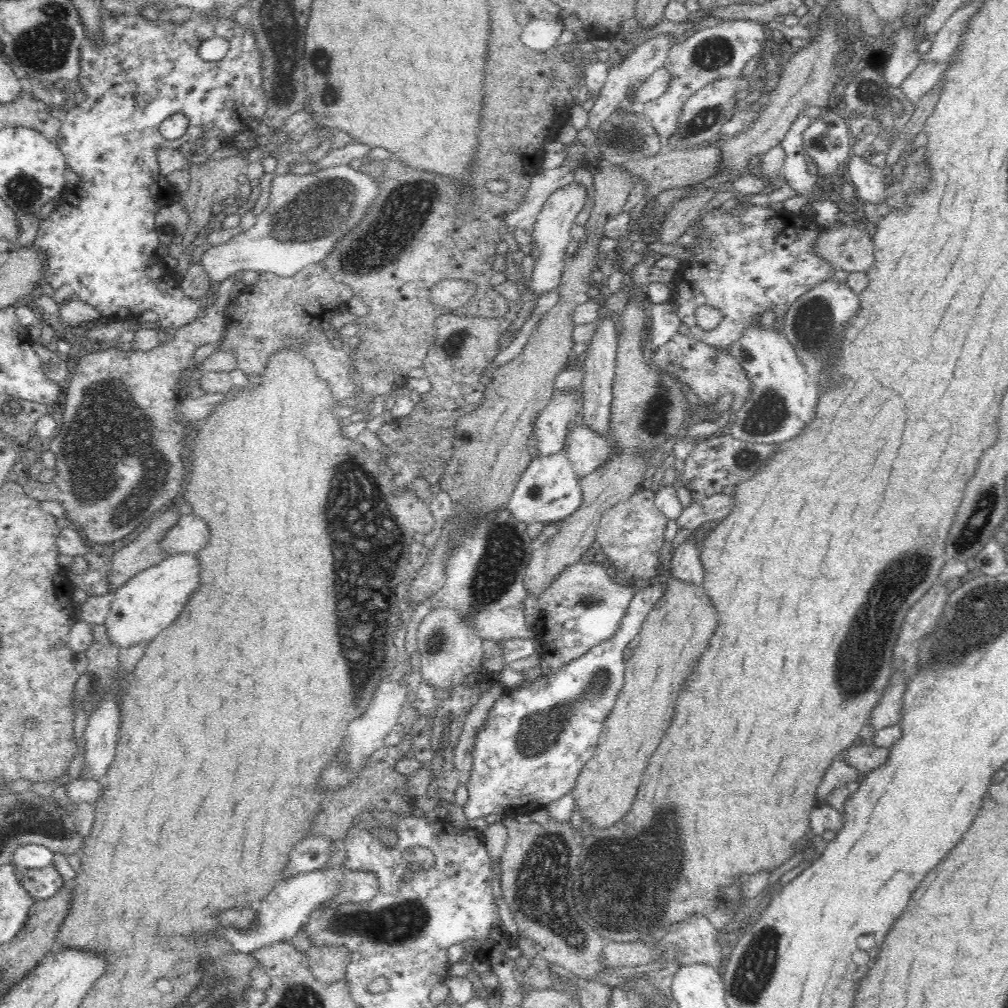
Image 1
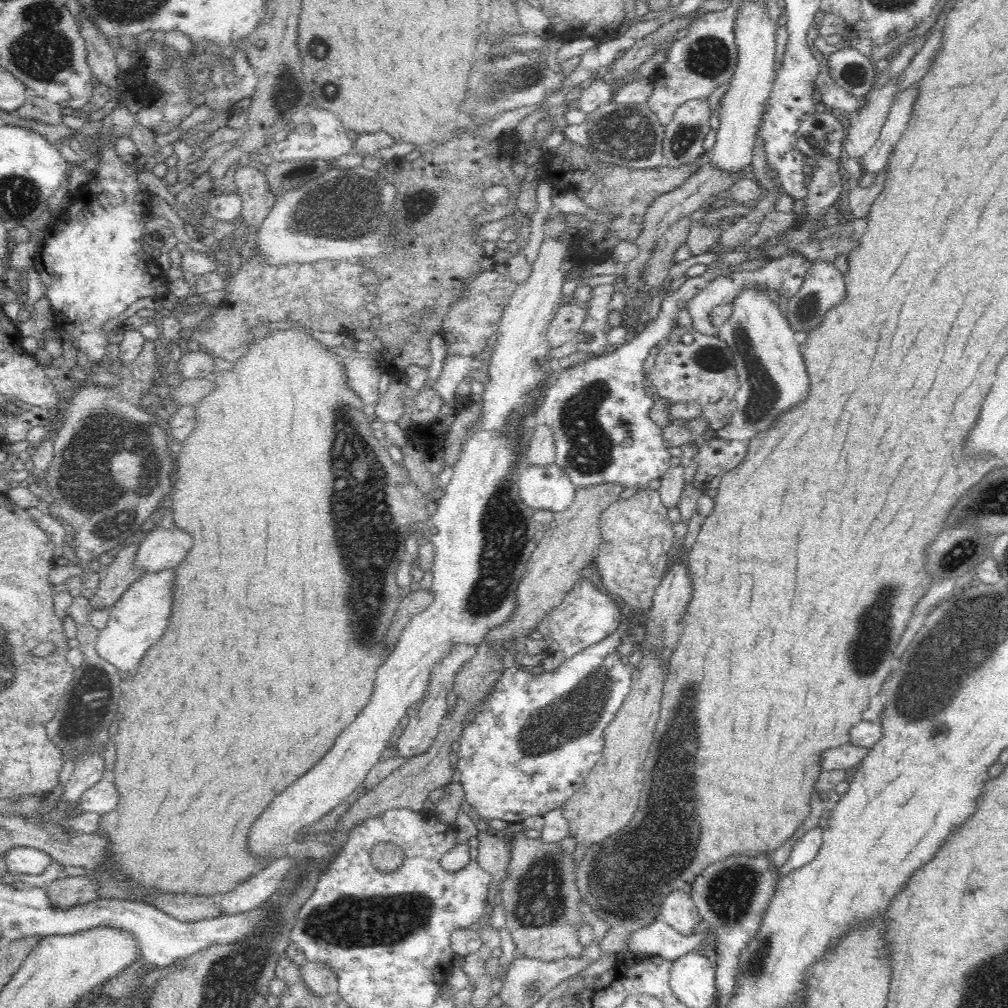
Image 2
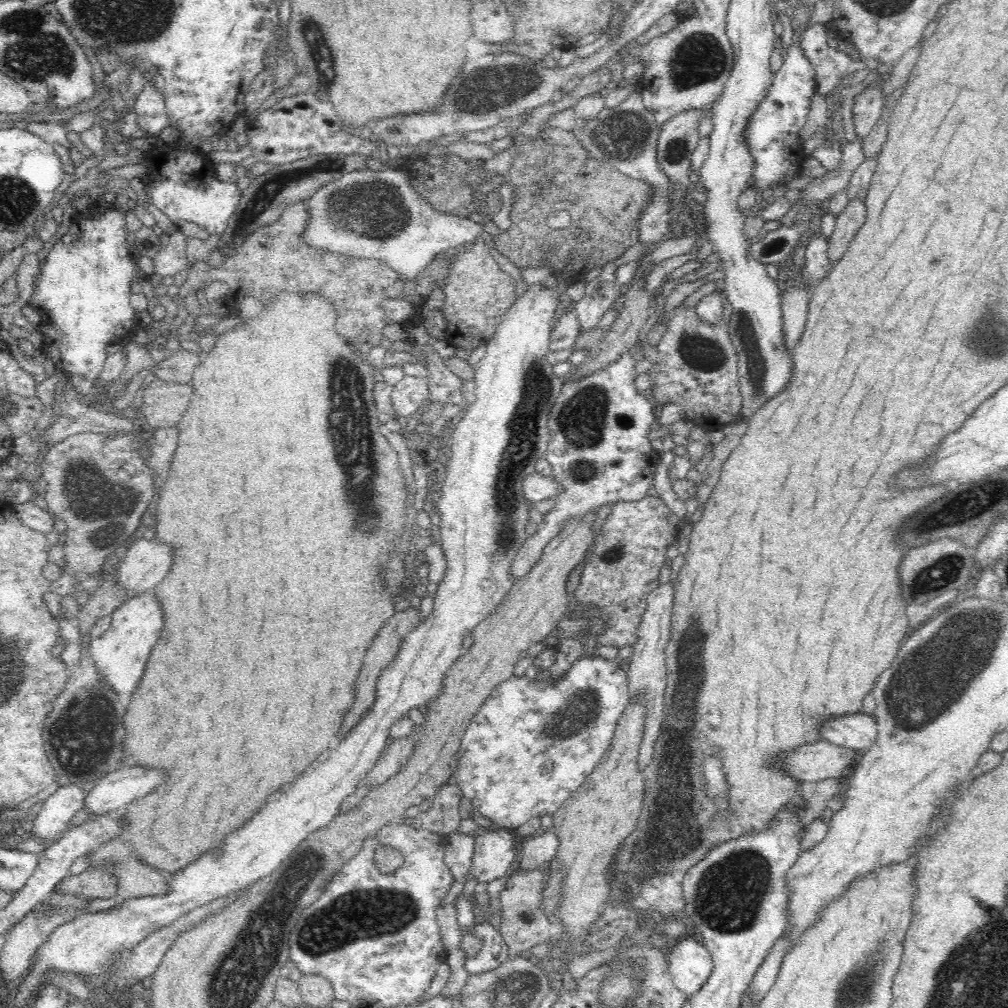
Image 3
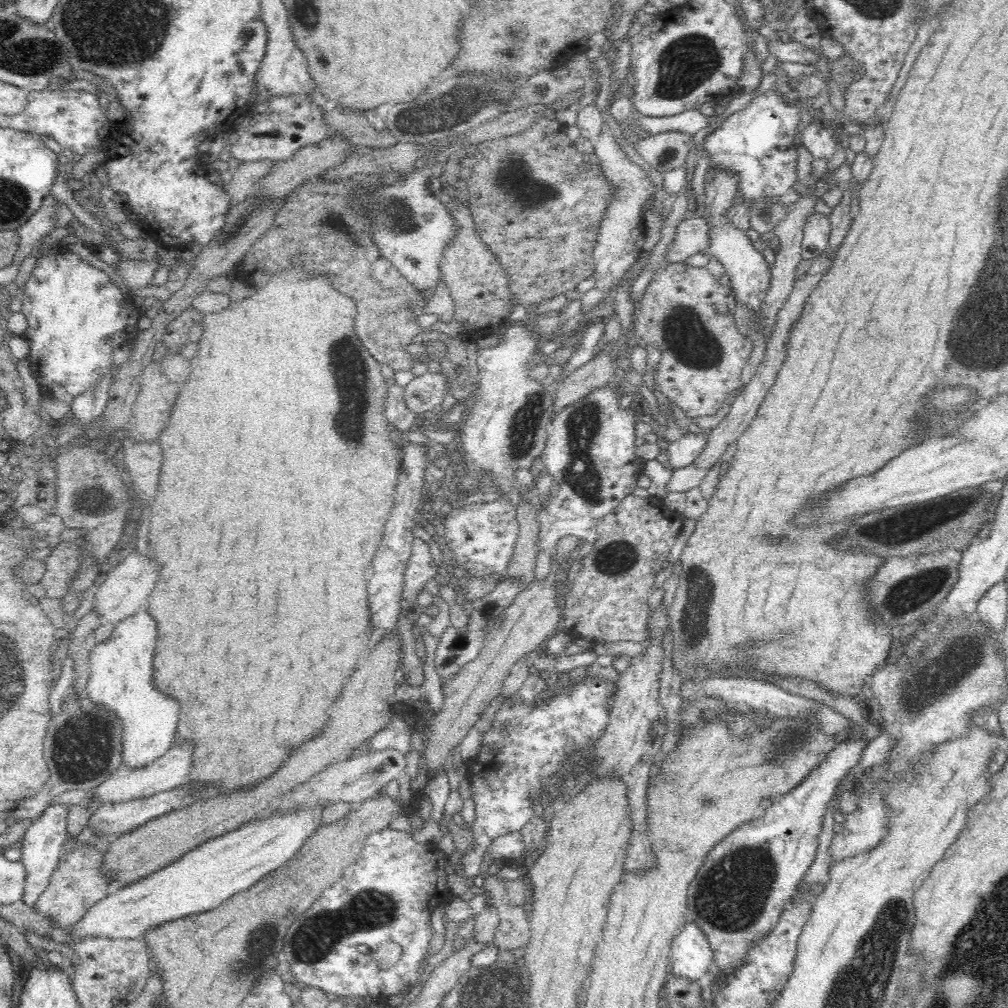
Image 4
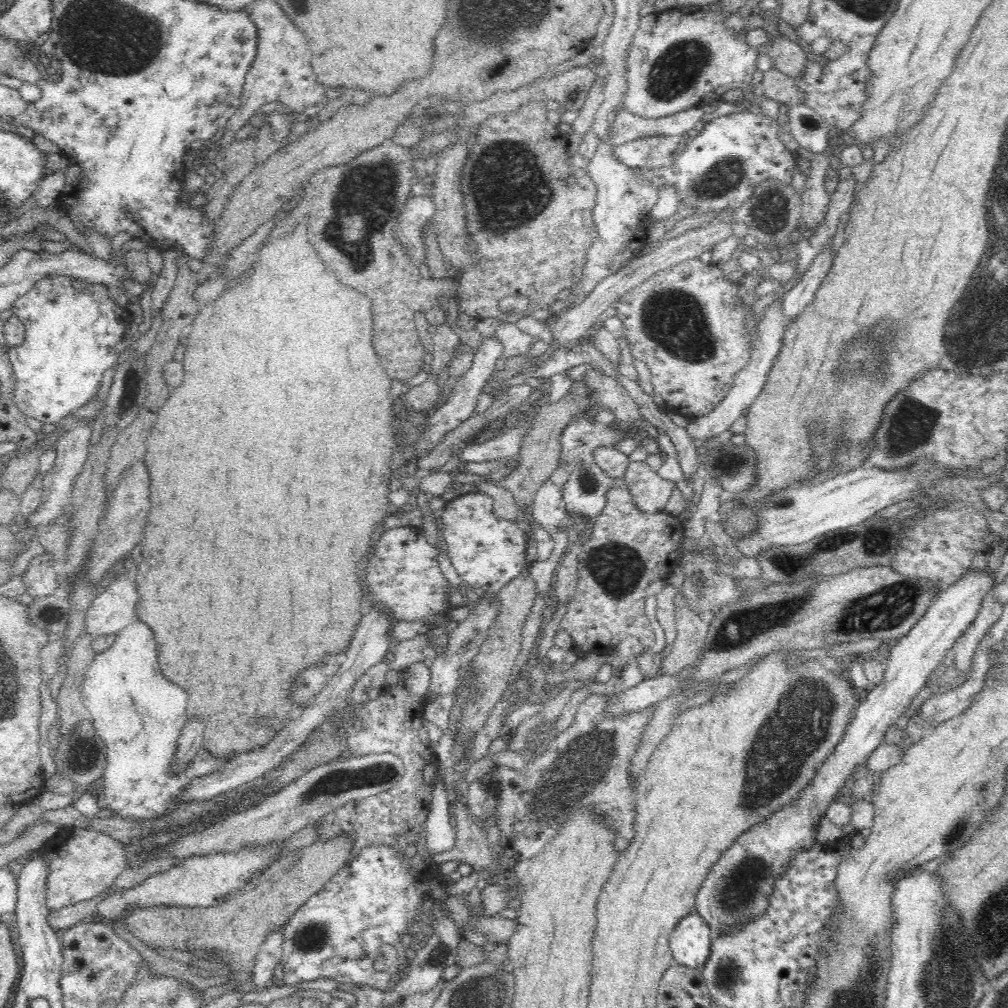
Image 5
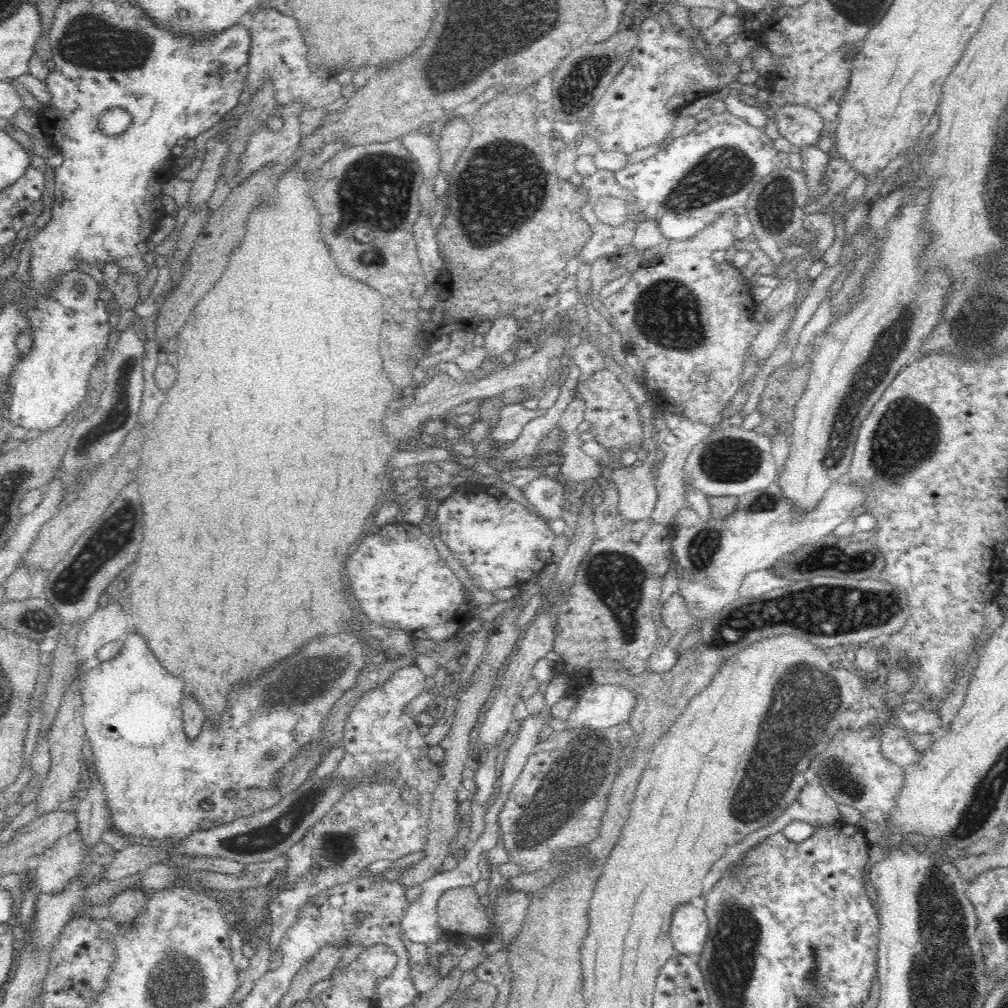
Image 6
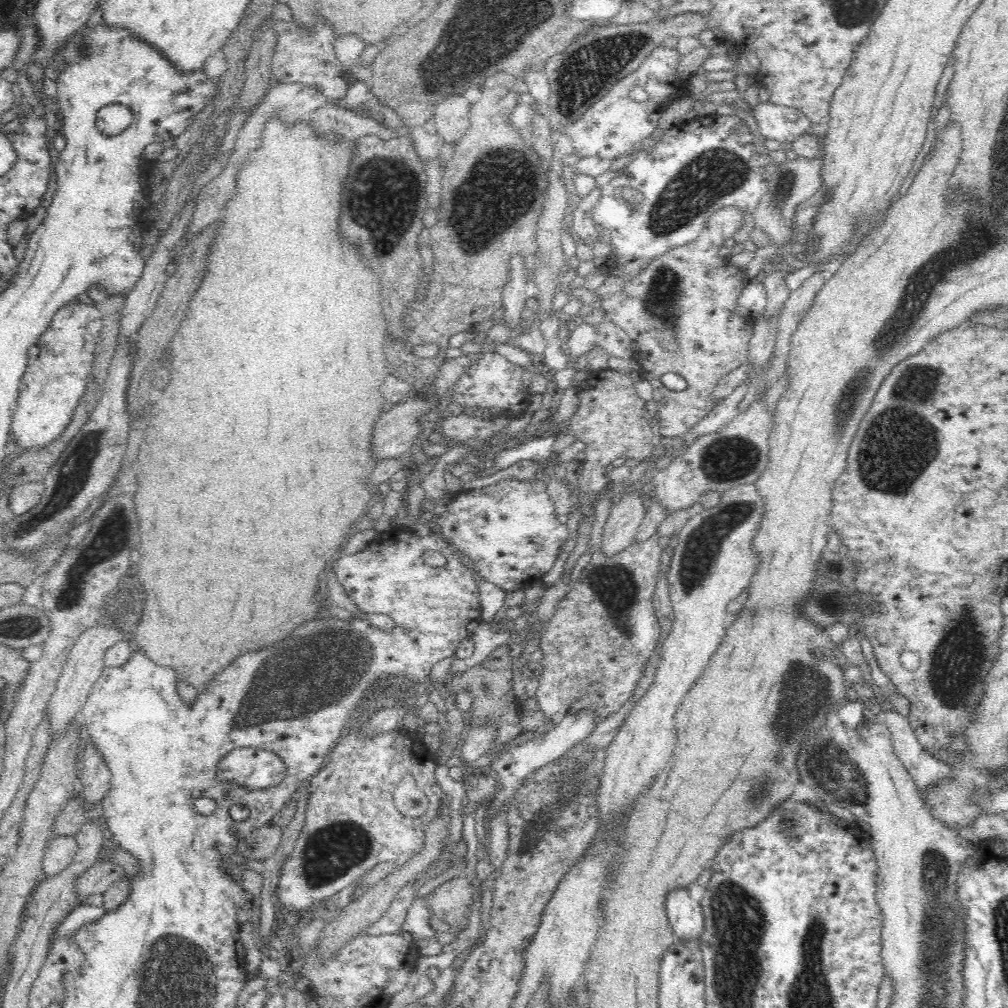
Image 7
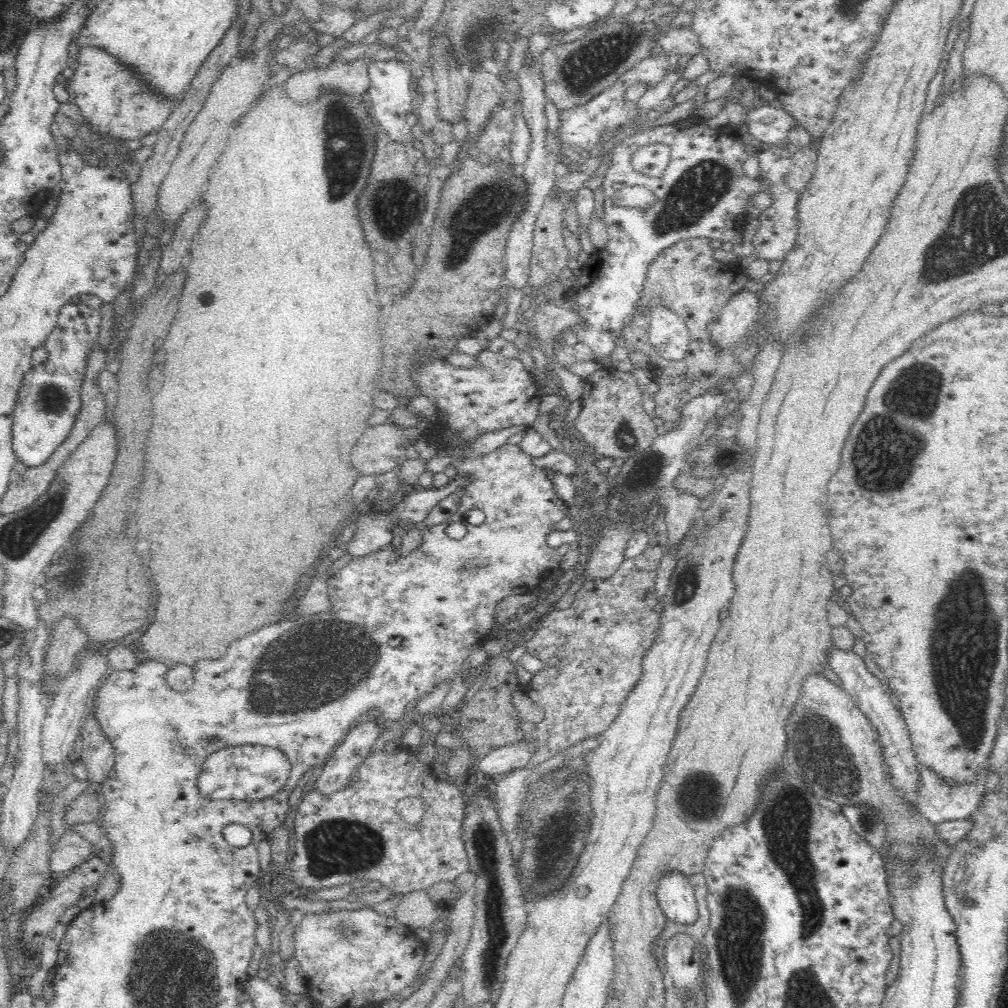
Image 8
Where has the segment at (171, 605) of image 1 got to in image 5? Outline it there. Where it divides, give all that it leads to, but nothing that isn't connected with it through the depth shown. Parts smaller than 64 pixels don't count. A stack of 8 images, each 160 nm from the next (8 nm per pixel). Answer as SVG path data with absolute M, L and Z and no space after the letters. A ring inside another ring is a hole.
M142 622L122 628L116 636L116 642L105 652L95 656L85 673L82 701L90 713L90 720L94 720L94 731L106 744L106 766L96 789L106 797L107 812L111 814L132 820L160 818L178 808L181 795L194 778L210 774L227 761L226 757L212 757L210 751L200 748L182 773L172 772L172 760L178 748L176 738L186 722L186 690L182 690L178 684L172 684L162 674L156 656L154 634Z

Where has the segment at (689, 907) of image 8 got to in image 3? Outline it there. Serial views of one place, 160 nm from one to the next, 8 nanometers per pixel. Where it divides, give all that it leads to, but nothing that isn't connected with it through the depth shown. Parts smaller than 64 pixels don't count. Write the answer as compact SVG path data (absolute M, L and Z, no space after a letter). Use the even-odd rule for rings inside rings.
M690 932L666 952L666 959L674 986L686 997L694 994L706 982L713 969L710 951L704 944L691 938Z

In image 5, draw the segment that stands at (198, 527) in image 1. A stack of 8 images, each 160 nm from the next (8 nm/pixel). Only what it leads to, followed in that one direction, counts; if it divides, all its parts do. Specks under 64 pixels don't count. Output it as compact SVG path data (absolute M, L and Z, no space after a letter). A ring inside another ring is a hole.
M134 568L119 579L107 580L92 600L85 616L85 632L93 638L118 634L132 624L140 595L134 584Z

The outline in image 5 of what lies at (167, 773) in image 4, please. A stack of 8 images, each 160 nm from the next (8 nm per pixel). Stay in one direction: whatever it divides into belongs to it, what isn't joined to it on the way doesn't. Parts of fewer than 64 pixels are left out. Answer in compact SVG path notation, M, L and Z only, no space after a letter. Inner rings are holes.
M188 720L188 724L184 726L182 734L180 734L180 742L178 742L178 752L174 754L174 773L182 773L180 770L186 768L187 764L197 755L200 748L204 744L204 724L202 720Z

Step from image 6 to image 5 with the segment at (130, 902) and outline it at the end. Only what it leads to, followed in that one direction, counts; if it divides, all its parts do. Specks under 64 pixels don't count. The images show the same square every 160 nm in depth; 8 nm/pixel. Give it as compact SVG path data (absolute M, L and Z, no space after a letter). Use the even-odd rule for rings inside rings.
M347 834L334 836L326 842L314 841L307 847L300 847L290 852L286 857L276 860L270 866L262 871L262 874L254 876L242 888L233 891L224 901L211 907L179 907L179 906L159 906L142 907L130 909L122 922L126 929L132 935L145 945L154 947L168 947L182 951L192 952L193 950L216 951L223 955L223 958L210 962L198 961L193 959L190 966L196 973L204 976L213 975L217 977L226 987L238 987L242 982L250 977L254 968L256 957L260 952L260 947L266 938L276 932L276 929L282 929L288 919L313 895L333 877L338 874L350 860L351 850L354 839ZM235 971L238 977L226 977L226 974Z

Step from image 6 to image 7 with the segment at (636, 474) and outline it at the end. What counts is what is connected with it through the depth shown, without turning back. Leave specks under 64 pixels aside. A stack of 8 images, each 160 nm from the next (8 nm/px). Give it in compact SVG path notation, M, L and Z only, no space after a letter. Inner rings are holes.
M636 490L624 493L622 499L611 506L611 513L603 527L598 546L606 556L624 552L635 540L637 530L645 517L642 497Z

